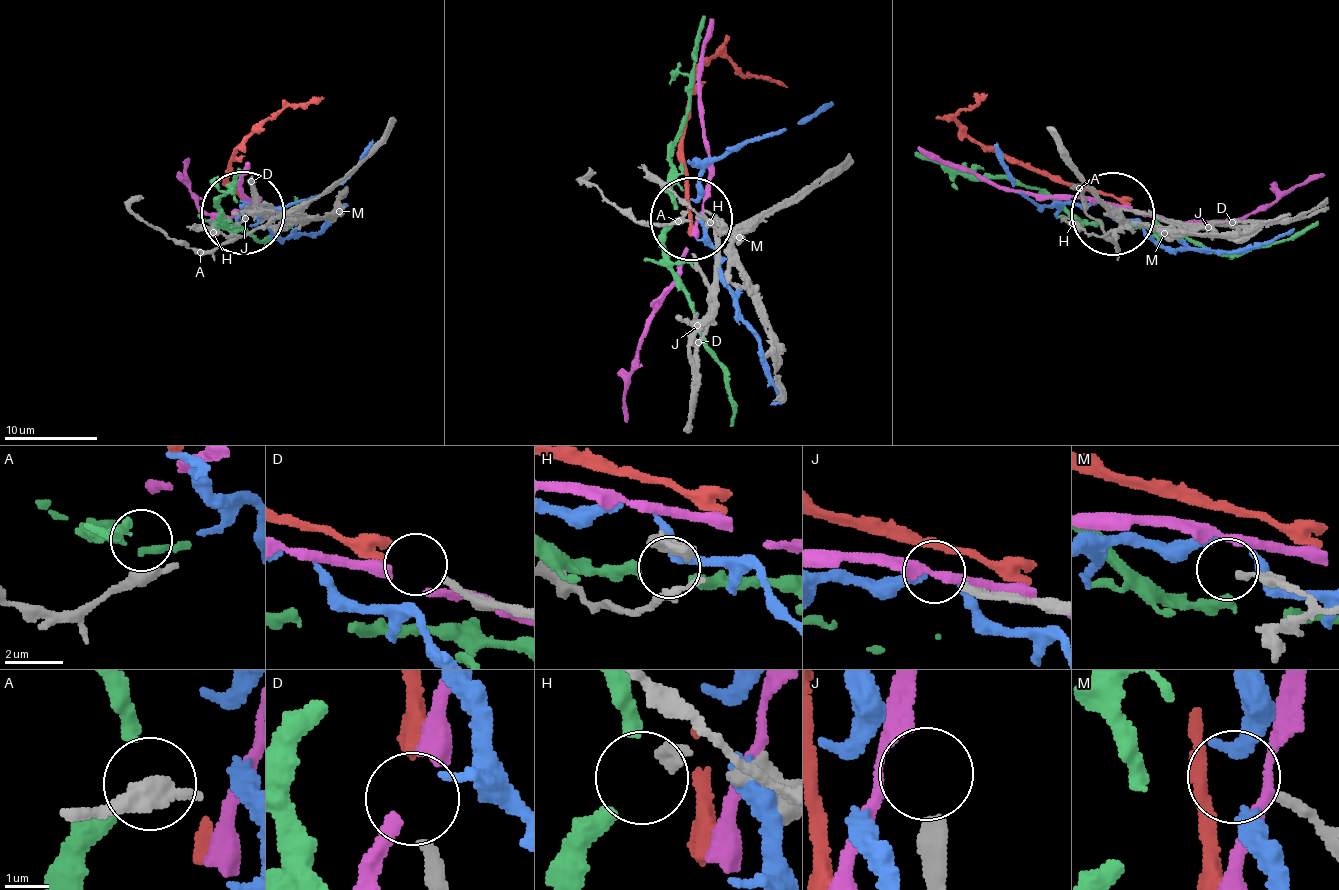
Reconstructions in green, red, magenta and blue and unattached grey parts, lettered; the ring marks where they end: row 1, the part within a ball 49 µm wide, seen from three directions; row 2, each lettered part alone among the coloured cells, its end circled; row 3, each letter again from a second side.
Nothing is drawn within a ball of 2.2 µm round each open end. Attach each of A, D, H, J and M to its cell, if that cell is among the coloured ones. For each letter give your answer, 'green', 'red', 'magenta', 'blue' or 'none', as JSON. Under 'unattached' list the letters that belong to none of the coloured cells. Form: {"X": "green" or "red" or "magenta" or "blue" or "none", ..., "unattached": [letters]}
{"A": "green", "D": "red", "H": "none", "J": "none", "M": "none", "unattached": ["H", "J", "M"]}

